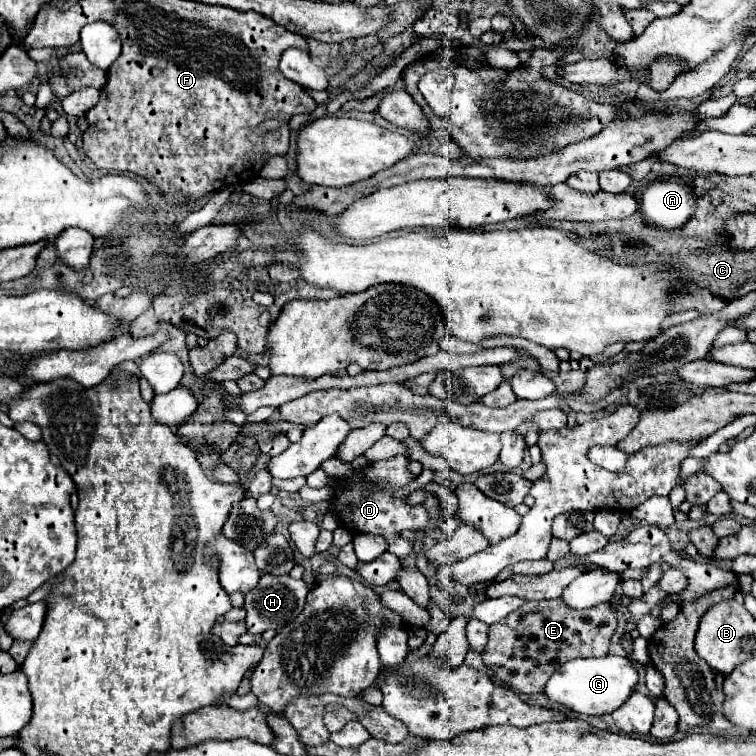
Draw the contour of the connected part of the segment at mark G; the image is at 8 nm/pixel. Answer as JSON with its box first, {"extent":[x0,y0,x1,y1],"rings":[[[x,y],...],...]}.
{"extent":[543,655,639,715],"rings":[[[607,655],[601,659],[573,659],[563,663],[549,677],[549,681],[543,687],[543,695],[549,701],[559,703],[575,713],[605,715],[605,713],[613,713],[615,709],[621,707],[621,703],[627,701],[627,697],[635,691],[637,681],[639,677],[629,657]]]}

